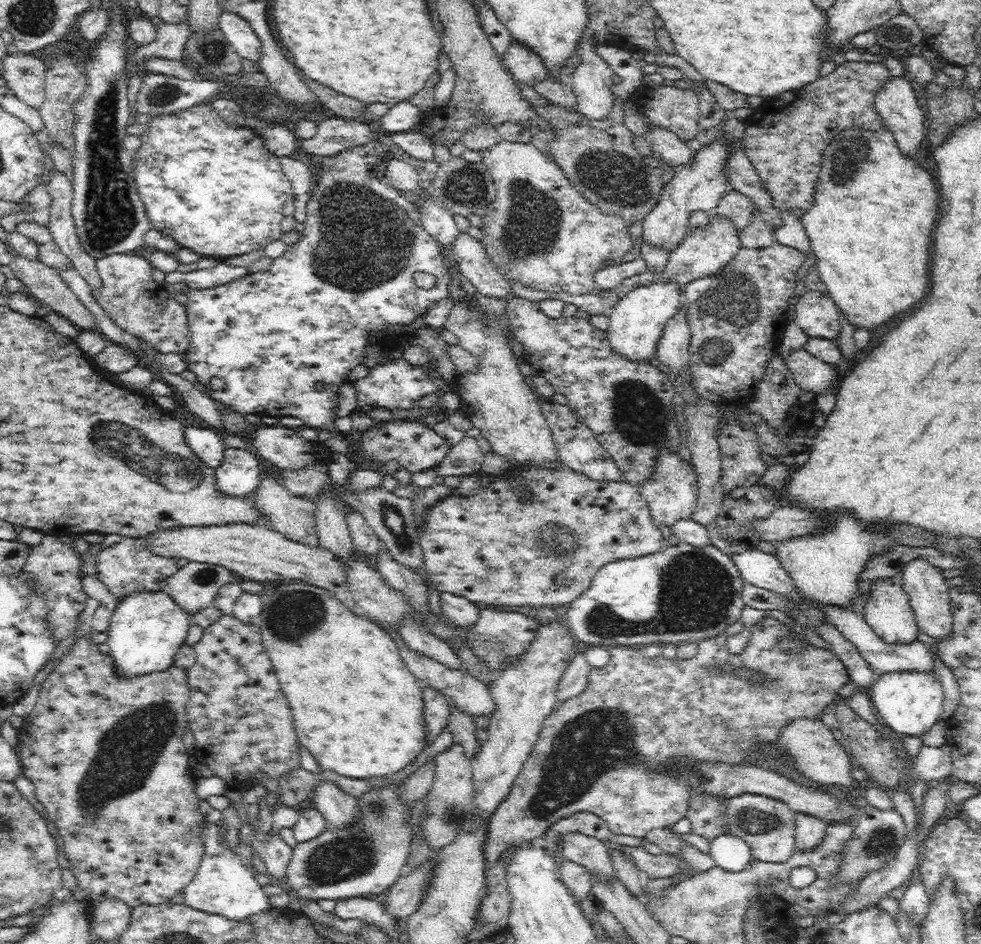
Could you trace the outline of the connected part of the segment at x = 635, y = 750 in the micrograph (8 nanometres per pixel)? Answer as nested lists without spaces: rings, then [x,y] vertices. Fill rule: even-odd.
[[[763,618],[761,621],[759,621],[757,624],[754,624],[754,626],[751,627],[751,634],[749,637],[749,640],[746,644],[746,647],[742,651],[741,654],[732,654],[728,652],[728,647],[726,647],[726,640],[728,640],[728,636],[736,636],[736,634],[741,633],[744,629],[744,624],[738,620],[735,624],[732,624],[728,629],[727,632],[724,632],[722,634],[719,634],[718,636],[714,636],[712,638],[704,639],[698,642],[697,646],[697,653],[694,655],[694,658],[690,658],[688,660],[676,660],[675,657],[672,659],[665,659],[664,657],[656,657],[655,659],[649,659],[642,655],[641,646],[628,646],[628,645],[617,645],[612,646],[609,648],[610,652],[610,658],[607,664],[601,668],[598,667],[592,667],[590,674],[588,675],[588,686],[582,692],[579,696],[570,698],[569,700],[566,700],[564,702],[561,702],[558,704],[558,707],[554,709],[551,712],[551,715],[548,716],[548,718],[543,722],[543,727],[540,730],[540,734],[538,737],[538,740],[530,754],[528,755],[528,760],[524,762],[524,768],[520,771],[520,774],[516,776],[514,779],[514,784],[512,784],[512,788],[510,788],[510,792],[508,792],[508,796],[498,804],[498,808],[496,808],[496,812],[488,818],[488,827],[487,827],[487,837],[486,842],[484,842],[484,857],[486,857],[486,864],[487,868],[490,868],[490,866],[494,866],[501,858],[505,857],[507,853],[511,853],[513,849],[517,849],[520,846],[524,846],[530,842],[536,842],[540,841],[542,836],[546,834],[546,832],[553,826],[552,824],[556,824],[556,820],[562,820],[562,818],[566,816],[570,816],[571,814],[574,814],[576,812],[593,812],[594,814],[597,814],[602,820],[604,820],[605,823],[608,823],[608,827],[610,828],[610,831],[613,834],[617,835],[629,835],[634,837],[643,837],[646,836],[648,832],[651,832],[654,828],[670,828],[678,820],[681,818],[686,817],[686,812],[688,812],[688,806],[689,806],[689,800],[690,800],[690,794],[692,794],[694,791],[692,788],[688,786],[688,783],[685,781],[685,778],[683,778],[683,774],[686,771],[689,771],[694,765],[697,765],[698,763],[728,763],[731,765],[735,765],[738,763],[744,762],[754,750],[760,748],[760,746],[768,746],[770,744],[773,744],[776,742],[776,738],[778,738],[778,732],[782,730],[787,724],[790,724],[792,720],[796,720],[798,718],[806,717],[811,718],[812,720],[818,719],[824,712],[826,712],[827,707],[830,703],[837,700],[839,697],[839,691],[840,689],[847,684],[849,680],[851,680],[849,672],[847,671],[846,666],[844,666],[844,663],[836,656],[830,649],[822,649],[818,648],[814,645],[809,645],[808,642],[804,642],[804,646],[802,646],[802,650],[800,652],[796,652],[796,654],[791,654],[789,650],[785,650],[785,648],[781,648],[781,644],[779,642],[781,641],[782,637],[785,637],[786,635],[792,635],[792,637],[798,637],[793,636],[794,632],[792,630],[789,630],[786,626],[781,624],[778,620],[773,620],[772,618]],[[740,667],[746,667],[748,669],[752,669],[752,671],[756,671],[758,675],[760,675],[760,678],[756,680],[756,682],[750,682],[749,680],[746,680],[745,678],[740,678],[737,675],[737,670]]]

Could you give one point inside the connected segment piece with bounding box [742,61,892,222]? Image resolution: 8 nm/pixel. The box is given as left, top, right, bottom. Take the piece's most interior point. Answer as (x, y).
(785, 138)

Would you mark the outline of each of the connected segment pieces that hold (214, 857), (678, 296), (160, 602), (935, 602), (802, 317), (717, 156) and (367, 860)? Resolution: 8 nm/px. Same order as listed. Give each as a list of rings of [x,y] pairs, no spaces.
[[[206,822],[202,837],[205,848],[203,860],[192,882],[182,890],[184,902],[198,911],[222,915],[237,921],[246,920],[249,916],[272,908],[263,886],[256,881],[244,858],[218,842],[218,823]]]
[[[651,282],[648,285],[632,289],[616,304],[608,318],[608,343],[613,352],[632,361],[648,361],[654,358],[656,347],[664,332],[666,323],[678,312],[684,299],[683,287],[678,283]]]
[[[165,590],[156,593],[136,592],[126,596],[112,613],[107,643],[117,672],[130,678],[168,670],[174,664],[175,654],[188,637],[192,616]]]
[[[924,558],[915,559],[905,566],[900,584],[909,597],[909,603],[915,613],[915,622],[919,631],[934,638],[944,640],[953,632],[953,613],[951,612],[949,588],[942,572],[928,564]]]
[[[814,288],[799,296],[793,320],[809,337],[834,340],[841,329],[836,303]]]
[[[724,137],[696,151],[693,159],[675,168],[673,177],[663,185],[656,207],[643,219],[643,241],[652,247],[662,247],[672,252],[686,236],[692,212],[713,213],[729,184],[724,173],[724,160],[729,154]]]
[[[391,784],[385,787],[370,789],[357,798],[357,805],[361,812],[359,821],[344,829],[326,830],[312,840],[298,843],[293,848],[290,864],[287,866],[287,884],[295,890],[298,898],[308,900],[347,899],[355,896],[374,896],[384,892],[400,877],[400,872],[406,864],[412,832],[410,828],[411,807],[404,805],[398,797],[401,784]]]

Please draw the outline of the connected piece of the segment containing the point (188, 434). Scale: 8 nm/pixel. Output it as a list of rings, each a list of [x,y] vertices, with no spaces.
[[[186,427],[184,430],[186,443],[206,465],[218,468],[223,460],[224,444],[216,430],[203,427]]]

